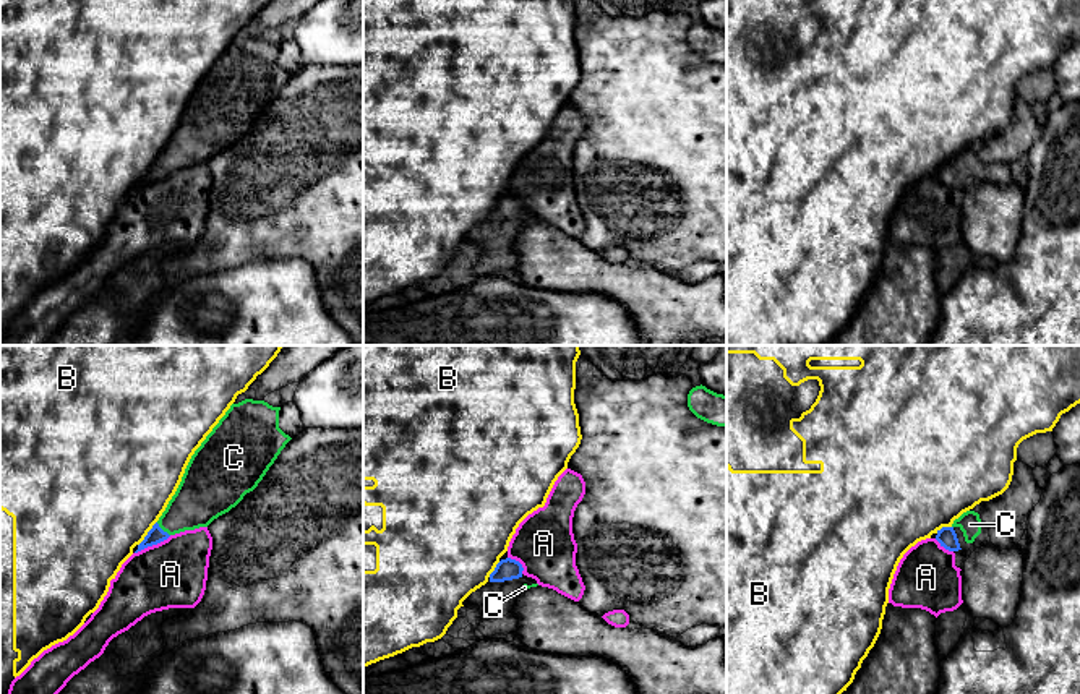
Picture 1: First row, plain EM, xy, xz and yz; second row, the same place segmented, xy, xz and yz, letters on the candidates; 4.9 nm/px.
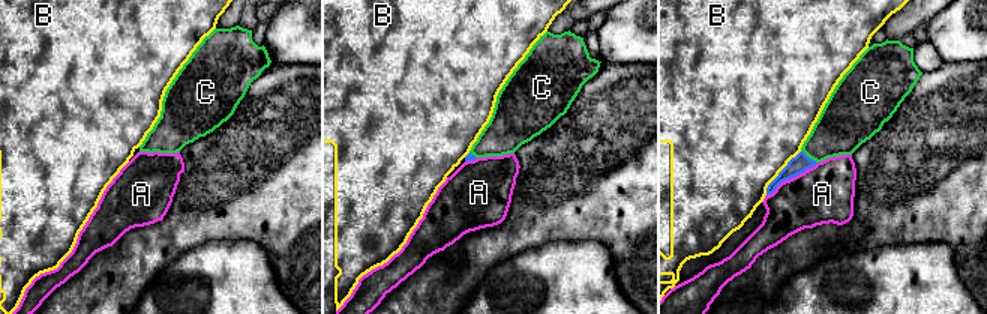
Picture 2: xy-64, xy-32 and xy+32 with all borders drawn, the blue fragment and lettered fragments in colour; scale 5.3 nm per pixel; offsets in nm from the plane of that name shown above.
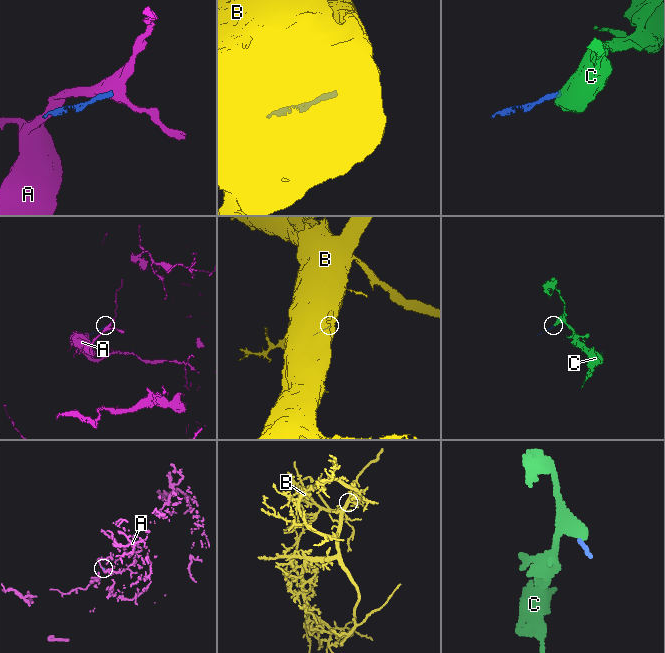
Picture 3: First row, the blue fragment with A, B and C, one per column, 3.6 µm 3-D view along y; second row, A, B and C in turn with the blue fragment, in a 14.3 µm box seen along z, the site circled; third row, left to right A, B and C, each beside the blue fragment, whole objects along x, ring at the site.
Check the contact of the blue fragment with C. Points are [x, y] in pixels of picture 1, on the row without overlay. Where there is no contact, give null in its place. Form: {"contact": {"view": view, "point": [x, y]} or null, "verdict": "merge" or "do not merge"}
{"contact": {"view": "xy", "point": [161, 166]}, "verdict": "merge"}

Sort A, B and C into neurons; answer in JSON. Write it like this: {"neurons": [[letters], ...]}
{"neurons": [["A"], ["B"], ["C"]]}

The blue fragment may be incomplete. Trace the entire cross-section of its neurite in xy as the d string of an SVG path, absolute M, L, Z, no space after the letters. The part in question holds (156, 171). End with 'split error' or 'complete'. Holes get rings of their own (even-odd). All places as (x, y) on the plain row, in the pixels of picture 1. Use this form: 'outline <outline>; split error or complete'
outline M253 36L232 41L191 92L175 131L135 190L157 182L170 172L208 164L253 128L292 76L279 65L279 47L281 44Z; split error

